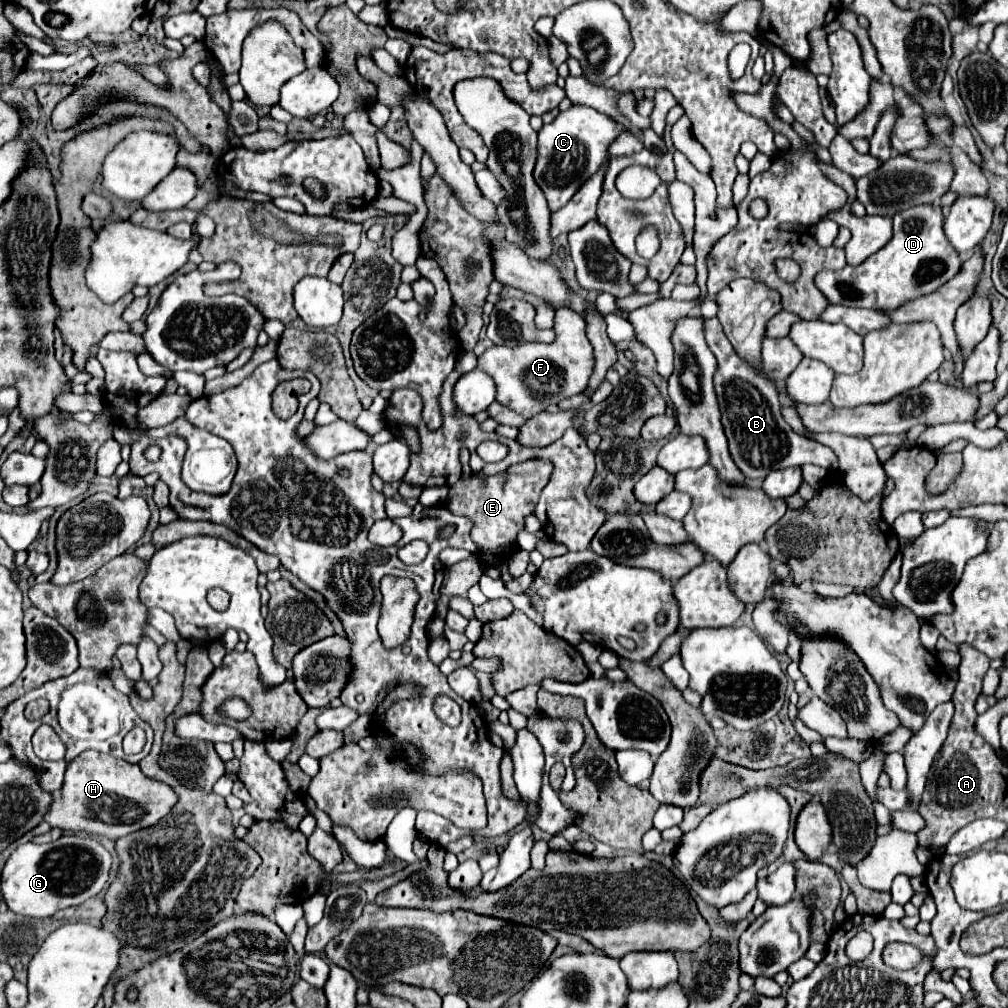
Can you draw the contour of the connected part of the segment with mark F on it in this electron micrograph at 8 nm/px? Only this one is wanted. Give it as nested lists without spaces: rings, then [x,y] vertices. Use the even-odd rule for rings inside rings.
[[[557,309],[553,329],[557,333],[557,341],[551,345],[545,345],[545,343],[525,343],[519,347],[497,347],[497,345],[493,345],[477,361],[477,367],[495,379],[497,401],[501,405],[507,405],[509,409],[521,413],[527,419],[545,411],[545,407],[551,403],[557,405],[563,397],[583,393],[587,383],[589,383],[589,377],[593,373],[593,347],[585,335],[585,319],[573,309]]]

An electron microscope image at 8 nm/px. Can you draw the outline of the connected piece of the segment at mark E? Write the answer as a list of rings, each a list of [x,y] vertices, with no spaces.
[[[529,459],[529,461],[523,461],[523,463],[511,465],[505,473],[493,475],[493,477],[475,477],[475,475],[461,477],[455,485],[449,487],[445,507],[451,513],[469,517],[473,521],[471,537],[475,539],[477,545],[481,545],[481,553],[475,553],[467,561],[459,561],[459,563],[455,563],[447,569],[445,581],[443,581],[443,587],[441,587],[441,599],[437,603],[437,615],[439,617],[445,617],[445,613],[449,609],[449,599],[453,595],[467,597],[469,587],[479,581],[479,577],[483,575],[483,571],[487,567],[495,565],[497,561],[501,561],[505,557],[509,559],[513,553],[519,551],[519,547],[513,547],[505,555],[499,553],[509,541],[513,541],[513,545],[517,545],[517,531],[521,527],[525,527],[525,517],[533,513],[533,509],[539,501],[539,493],[549,483],[551,473],[553,473],[551,461]]]

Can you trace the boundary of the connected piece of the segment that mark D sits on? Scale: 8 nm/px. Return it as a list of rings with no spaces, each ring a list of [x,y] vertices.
[[[917,205],[893,217],[891,241],[857,267],[847,265],[839,271],[821,271],[815,277],[817,287],[829,303],[891,311],[909,299],[933,293],[953,279],[961,269],[959,253],[949,245],[943,233],[943,211],[939,205]]]

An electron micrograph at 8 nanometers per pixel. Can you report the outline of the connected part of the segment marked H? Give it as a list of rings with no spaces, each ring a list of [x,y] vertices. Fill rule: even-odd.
[[[83,751],[65,771],[63,787],[53,793],[53,803],[45,821],[51,827],[67,831],[101,833],[113,839],[125,837],[139,829],[155,825],[177,803],[177,793],[167,783],[149,779],[141,773],[137,763],[117,759],[99,751]]]

